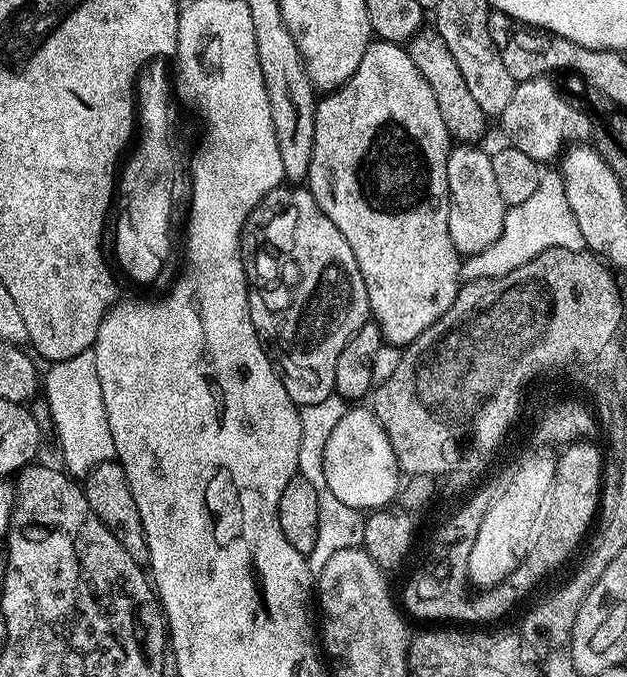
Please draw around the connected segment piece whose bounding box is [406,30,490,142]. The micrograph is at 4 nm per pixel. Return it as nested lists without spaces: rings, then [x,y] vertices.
[[[421,30],[408,41],[406,47],[408,57],[414,66],[418,66],[418,70],[422,70],[422,78],[430,82],[430,90],[434,90],[434,98],[438,98],[438,110],[442,110],[442,122],[446,122],[449,137],[456,142],[479,141],[490,120],[470,94],[466,78],[462,78],[462,70],[458,70],[458,62],[454,62],[454,54],[450,54],[446,42],[442,42],[435,30]]]

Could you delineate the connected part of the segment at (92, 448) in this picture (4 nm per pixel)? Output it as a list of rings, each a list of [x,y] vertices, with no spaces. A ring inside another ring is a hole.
[[[94,351],[74,354],[74,358],[55,361],[52,368],[42,376],[42,394],[48,398],[46,407],[52,426],[56,426],[56,438],[60,442],[60,452],[64,455],[63,471],[73,478],[83,478],[107,460],[116,460],[114,450],[114,434],[110,434],[110,426],[106,422],[106,402],[102,402],[102,382],[98,382],[98,362],[94,362]]]

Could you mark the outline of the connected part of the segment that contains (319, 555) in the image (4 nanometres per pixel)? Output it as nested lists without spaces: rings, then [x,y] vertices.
[[[335,394],[322,398],[322,402],[306,404],[300,408],[300,421],[302,422],[302,442],[296,446],[296,467],[299,475],[306,478],[306,482],[314,482],[314,490],[318,490],[318,542],[314,542],[314,550],[306,557],[308,568],[313,574],[320,573],[330,562],[338,550],[359,548],[364,542],[364,521],[362,512],[343,502],[338,502],[331,490],[327,488],[326,473],[323,470],[323,454],[330,434],[349,410],[343,396]]]

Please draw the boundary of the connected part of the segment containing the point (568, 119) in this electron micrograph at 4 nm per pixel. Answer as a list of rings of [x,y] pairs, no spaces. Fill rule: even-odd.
[[[539,76],[533,80],[519,81],[510,97],[510,106],[506,106],[502,123],[508,131],[511,143],[522,154],[541,162],[555,161],[573,142],[584,142],[593,135],[594,120],[584,112],[579,112],[554,85],[548,76]]]

